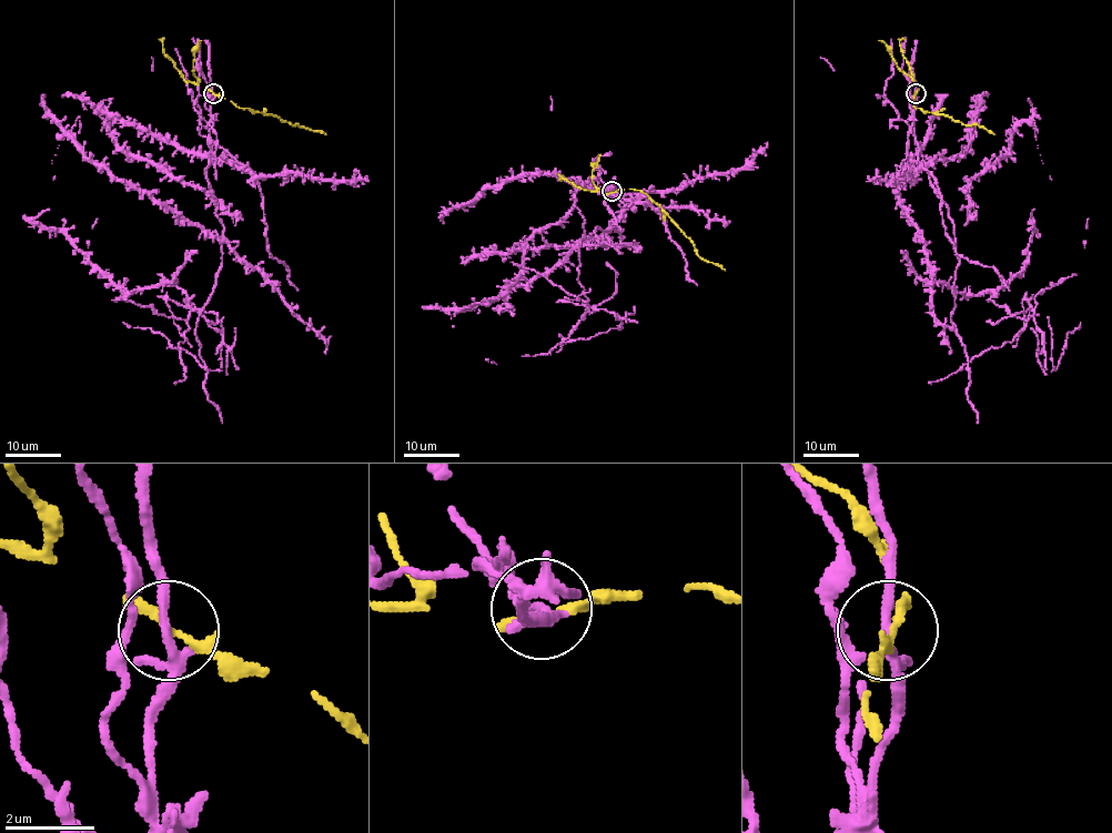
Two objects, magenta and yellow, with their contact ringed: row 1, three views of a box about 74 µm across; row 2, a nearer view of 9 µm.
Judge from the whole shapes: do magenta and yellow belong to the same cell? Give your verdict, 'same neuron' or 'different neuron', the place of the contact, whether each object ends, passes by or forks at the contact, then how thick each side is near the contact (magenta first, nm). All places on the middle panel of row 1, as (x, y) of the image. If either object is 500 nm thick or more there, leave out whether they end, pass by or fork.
different neuron | (612, 191) | magenta forks | yellow passes by | 180/180 nm

